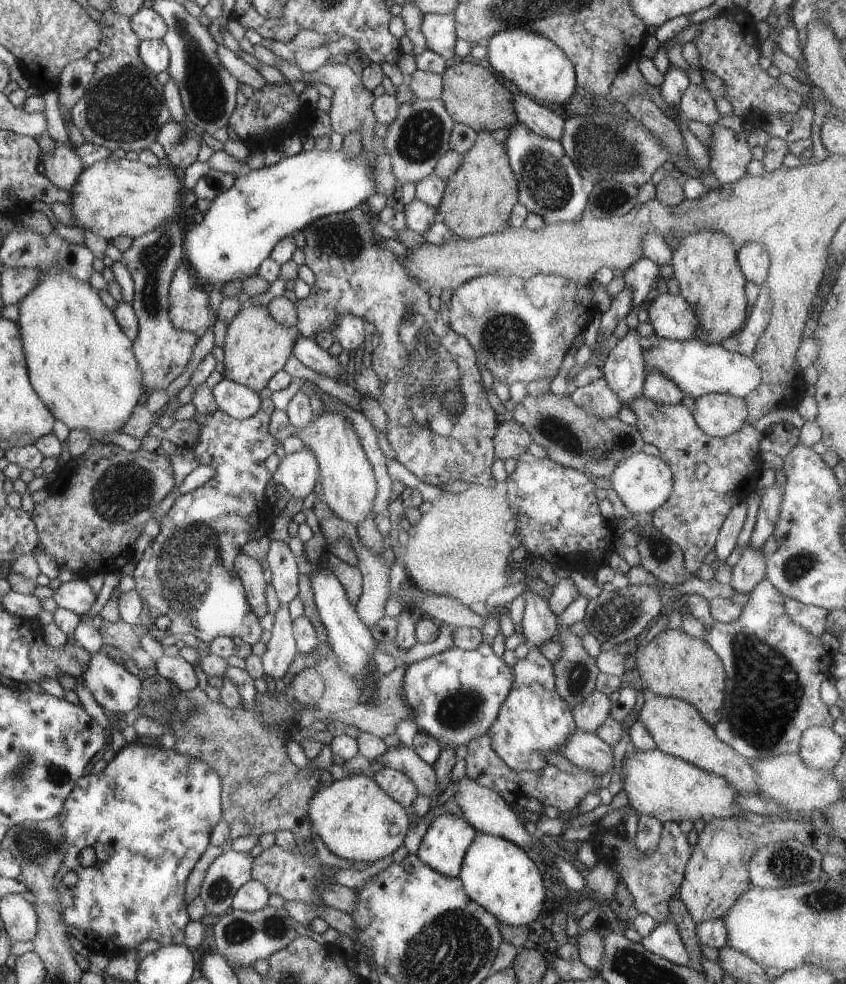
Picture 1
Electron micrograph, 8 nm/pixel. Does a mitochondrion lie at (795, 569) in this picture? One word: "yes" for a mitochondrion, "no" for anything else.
yes

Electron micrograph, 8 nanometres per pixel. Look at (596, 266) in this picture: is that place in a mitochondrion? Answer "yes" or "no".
no

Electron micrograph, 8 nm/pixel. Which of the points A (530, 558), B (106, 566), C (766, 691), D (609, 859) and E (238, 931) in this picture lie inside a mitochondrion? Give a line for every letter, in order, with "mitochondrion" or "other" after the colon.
A: other
B: other
C: mitochondrion
D: other
E: mitochondrion

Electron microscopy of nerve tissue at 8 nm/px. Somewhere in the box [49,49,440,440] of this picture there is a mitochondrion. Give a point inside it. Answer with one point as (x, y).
(124, 106)

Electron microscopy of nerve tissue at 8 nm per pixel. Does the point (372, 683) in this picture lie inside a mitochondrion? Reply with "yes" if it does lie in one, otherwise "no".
no

